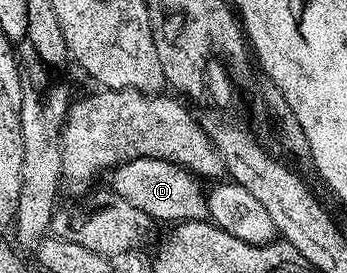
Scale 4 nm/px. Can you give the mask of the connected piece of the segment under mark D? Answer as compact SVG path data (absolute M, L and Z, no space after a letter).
M137 157L134 161L122 161L112 170L113 189L116 196L139 207L154 222L203 221L209 217L209 203L202 182L194 174L161 157Z

